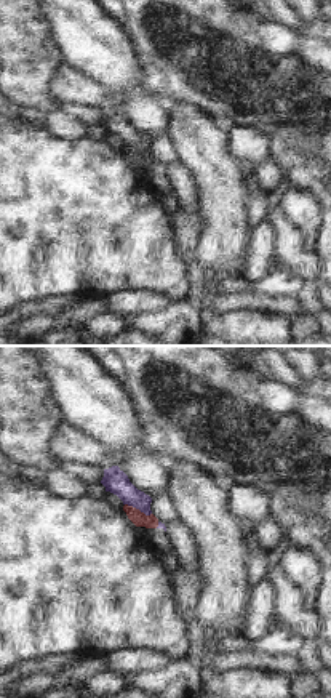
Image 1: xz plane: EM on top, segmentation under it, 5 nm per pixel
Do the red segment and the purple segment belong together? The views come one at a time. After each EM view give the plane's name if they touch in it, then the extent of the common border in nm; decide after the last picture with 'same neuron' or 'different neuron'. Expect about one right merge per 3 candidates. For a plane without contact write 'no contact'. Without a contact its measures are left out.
xz | 150 nm

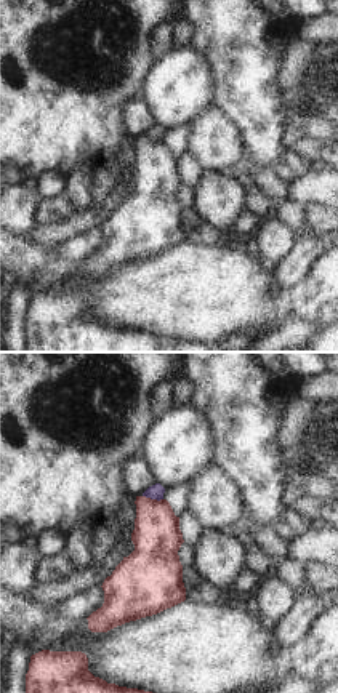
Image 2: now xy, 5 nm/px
xy | 110 nm

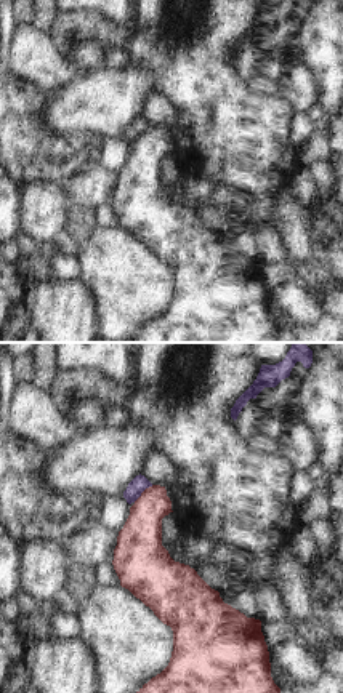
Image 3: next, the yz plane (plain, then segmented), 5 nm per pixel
yz | 130 nm

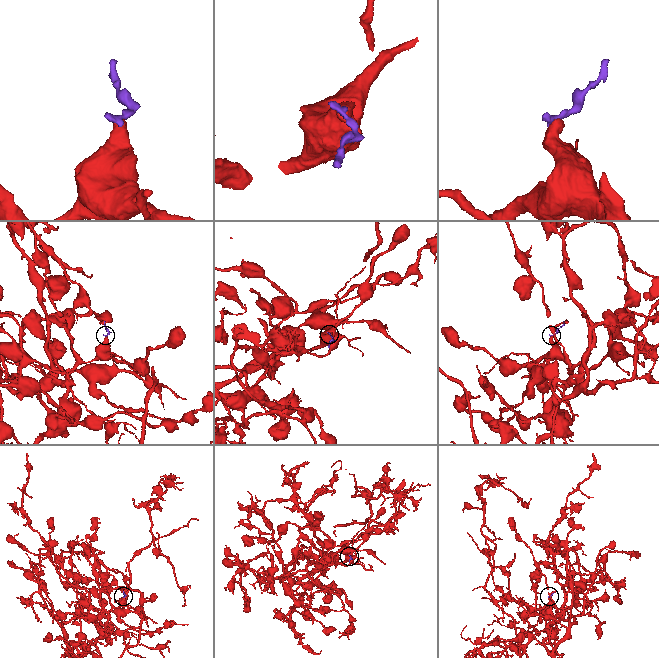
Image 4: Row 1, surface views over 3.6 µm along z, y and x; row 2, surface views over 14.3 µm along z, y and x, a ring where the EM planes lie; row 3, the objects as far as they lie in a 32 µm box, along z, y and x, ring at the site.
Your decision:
different neuron

